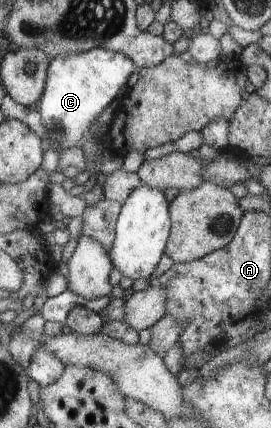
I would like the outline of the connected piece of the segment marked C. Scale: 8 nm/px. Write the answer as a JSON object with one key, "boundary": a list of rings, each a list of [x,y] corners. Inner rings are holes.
{"boundary":[[[103,47],[50,59],[44,89],[35,104],[45,130],[45,149],[52,148],[61,154],[77,146],[101,112],[111,102],[120,99],[129,76],[138,70],[138,66],[126,54],[114,53]]]}

